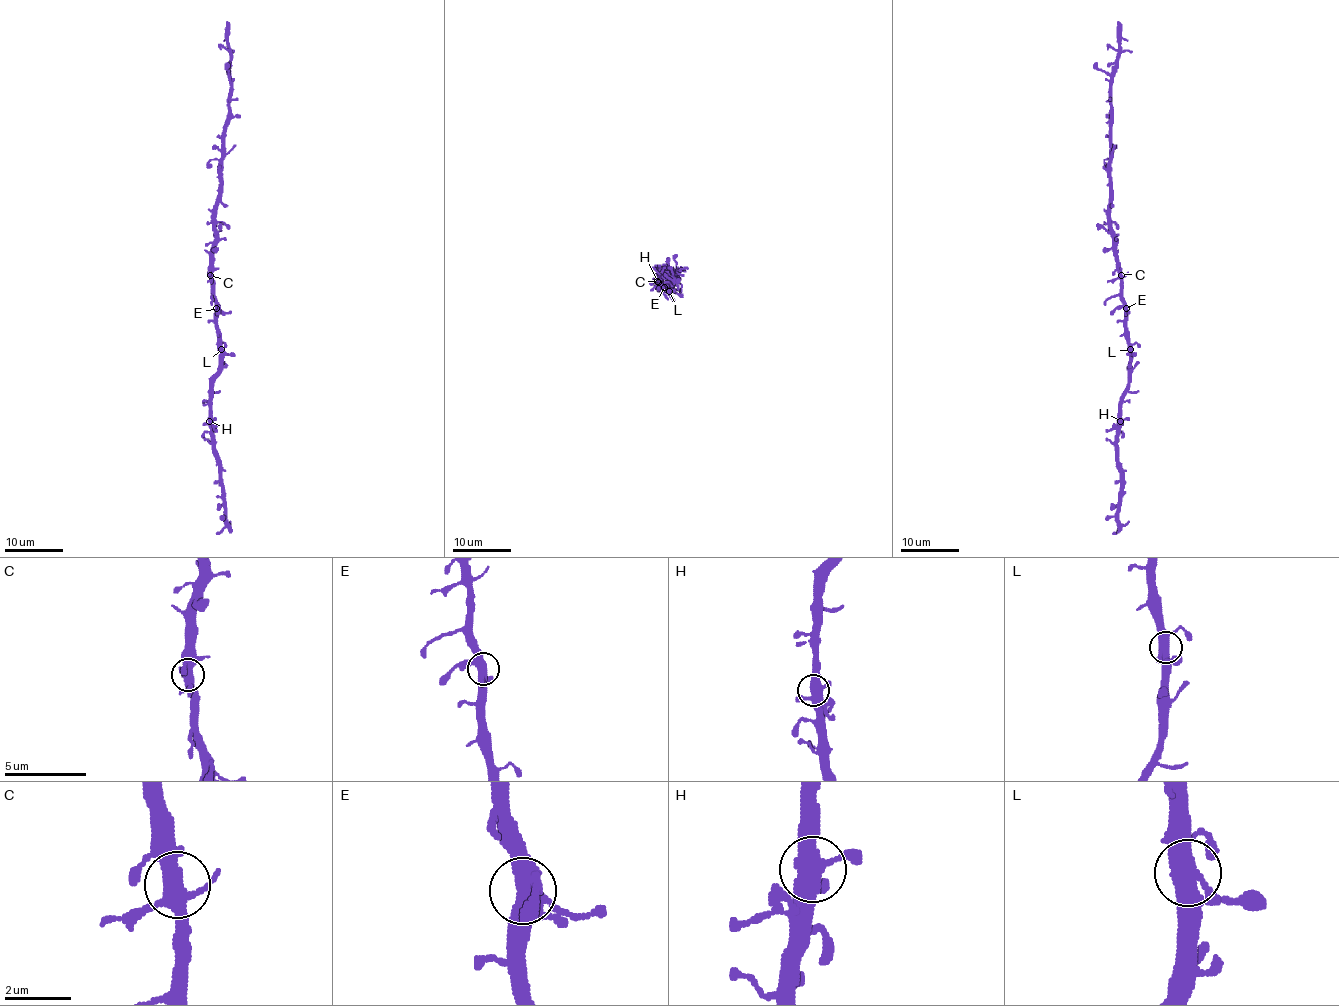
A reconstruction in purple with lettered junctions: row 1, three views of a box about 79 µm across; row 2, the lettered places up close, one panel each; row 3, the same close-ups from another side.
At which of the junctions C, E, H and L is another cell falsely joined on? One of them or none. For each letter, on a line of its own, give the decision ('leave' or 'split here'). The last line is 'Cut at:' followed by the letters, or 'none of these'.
C: leave
E: leave
H: leave
L: leave
Cut at: none of these

